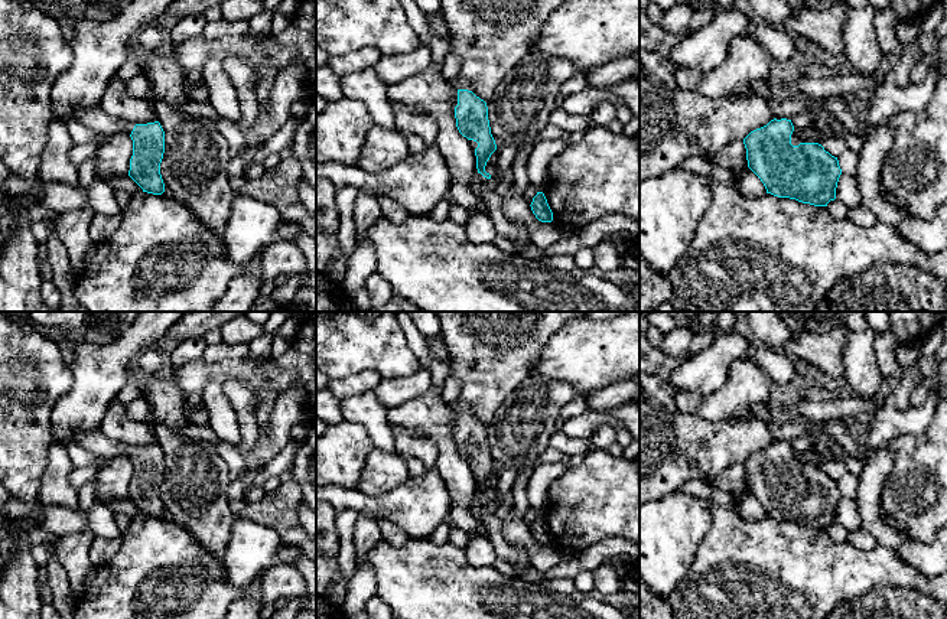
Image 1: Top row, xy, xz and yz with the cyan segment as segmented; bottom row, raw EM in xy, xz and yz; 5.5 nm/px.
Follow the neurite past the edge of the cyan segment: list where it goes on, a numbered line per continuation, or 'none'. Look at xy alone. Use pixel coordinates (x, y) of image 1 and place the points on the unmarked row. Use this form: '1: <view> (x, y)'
1: xy (95, 442)

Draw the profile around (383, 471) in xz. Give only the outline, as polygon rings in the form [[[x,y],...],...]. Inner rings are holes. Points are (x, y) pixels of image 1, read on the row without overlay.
[[[374,447],[365,460],[362,476],[354,489],[370,496],[378,496],[409,478],[410,473],[403,455]]]

